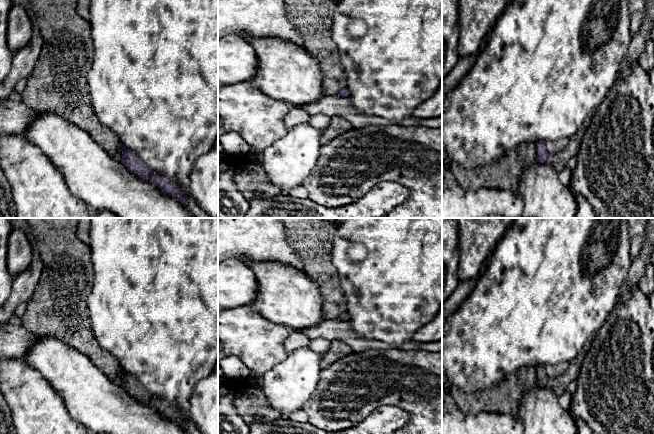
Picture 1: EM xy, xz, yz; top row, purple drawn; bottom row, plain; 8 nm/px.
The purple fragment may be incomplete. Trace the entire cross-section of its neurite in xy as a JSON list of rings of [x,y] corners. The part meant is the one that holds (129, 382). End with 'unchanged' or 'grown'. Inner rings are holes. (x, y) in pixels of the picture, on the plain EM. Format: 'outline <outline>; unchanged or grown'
outline [[[122,367],[120,368],[120,372],[122,375],[121,386],[131,397],[136,398],[142,404],[155,407],[163,417],[175,420],[178,425],[188,433],[186,422],[178,415],[178,412],[170,404],[162,402],[148,392],[133,375],[127,373]]]; unchanged

